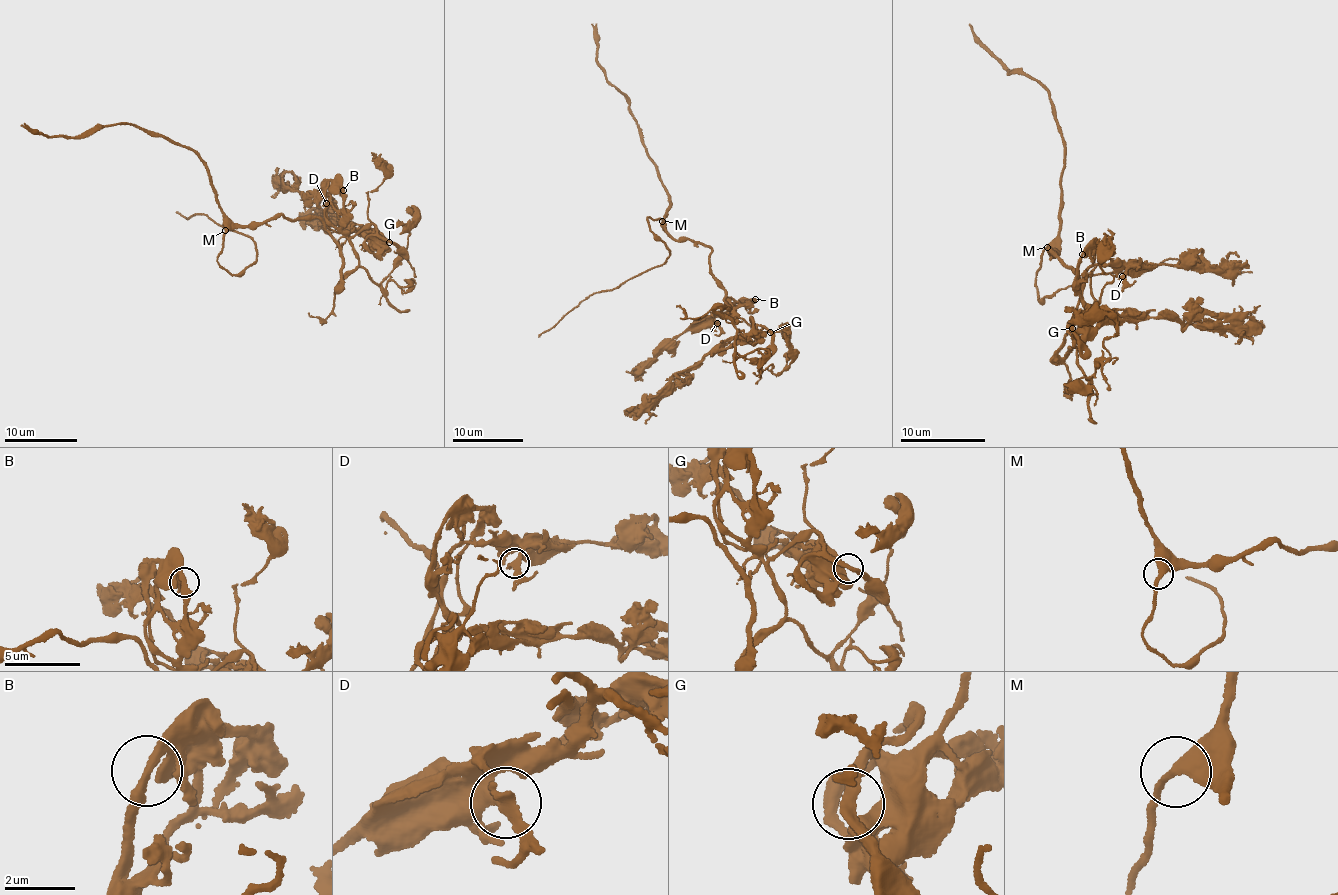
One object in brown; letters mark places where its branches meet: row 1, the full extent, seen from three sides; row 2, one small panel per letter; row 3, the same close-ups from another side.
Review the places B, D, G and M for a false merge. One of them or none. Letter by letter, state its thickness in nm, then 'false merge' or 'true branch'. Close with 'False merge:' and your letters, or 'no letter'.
B: calibre 320 nm; true branch
D: calibre 280 nm; true branch
G: calibre 280 nm; true branch
M: calibre 320 nm; true branch
False merge: no letter

